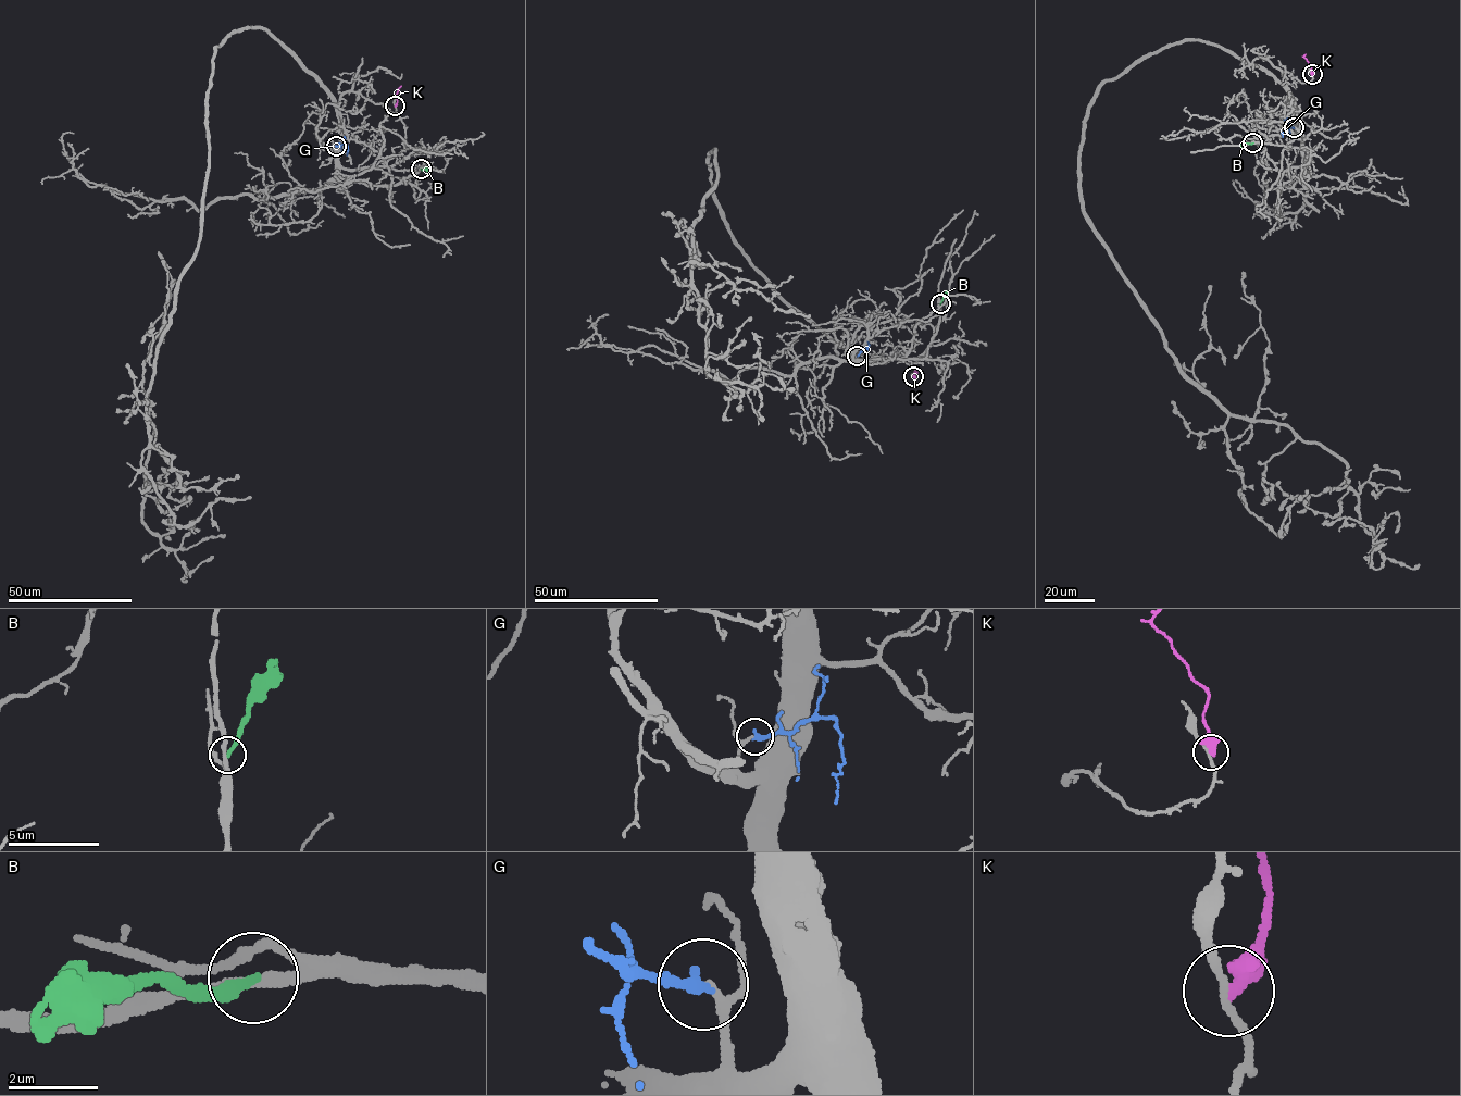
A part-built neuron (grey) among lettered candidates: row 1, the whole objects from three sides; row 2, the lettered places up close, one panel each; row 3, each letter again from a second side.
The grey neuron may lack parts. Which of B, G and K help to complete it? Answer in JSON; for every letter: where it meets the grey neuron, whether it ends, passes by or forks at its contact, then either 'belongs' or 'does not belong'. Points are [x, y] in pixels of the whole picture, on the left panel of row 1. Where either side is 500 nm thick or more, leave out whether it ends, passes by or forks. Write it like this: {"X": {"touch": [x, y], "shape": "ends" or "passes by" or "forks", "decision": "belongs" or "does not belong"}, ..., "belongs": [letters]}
{"B": {"touch": [421, 169], "shape": "ends", "decision": "does not belong"}, "G": {"touch": [336, 146], "shape": "ends", "decision": "belongs"}, "K": {"touch": [395, 106], "decision": "does not belong"}, "belongs": ["G"]}

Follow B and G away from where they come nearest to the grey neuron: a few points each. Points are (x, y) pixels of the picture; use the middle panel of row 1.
B: (940, 304), (947, 290)
G: (857, 356), (868, 349), (869, 343)

